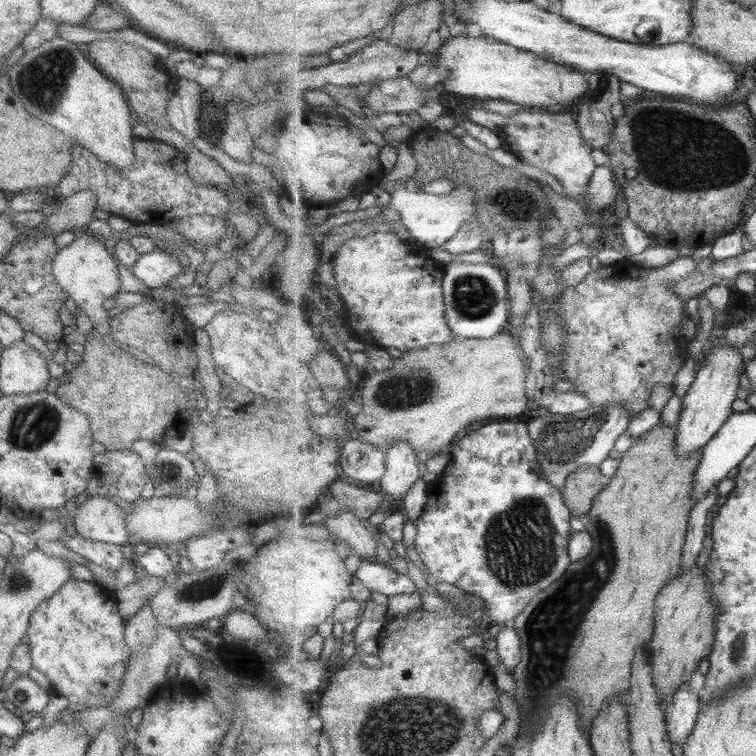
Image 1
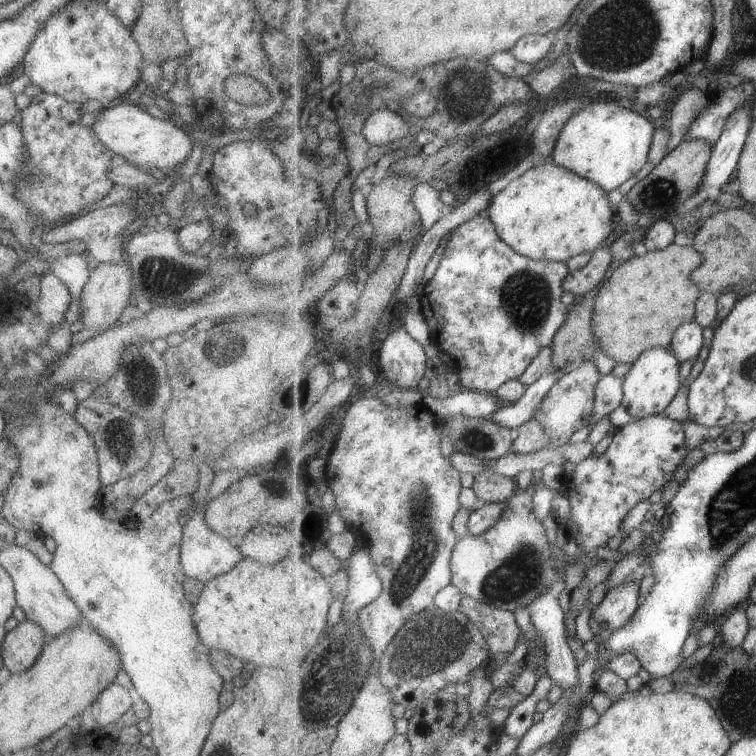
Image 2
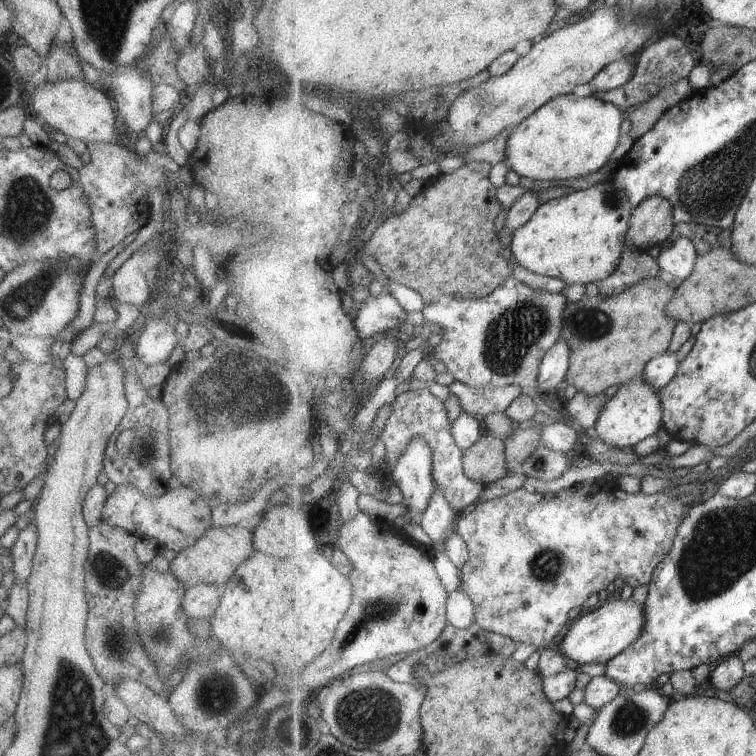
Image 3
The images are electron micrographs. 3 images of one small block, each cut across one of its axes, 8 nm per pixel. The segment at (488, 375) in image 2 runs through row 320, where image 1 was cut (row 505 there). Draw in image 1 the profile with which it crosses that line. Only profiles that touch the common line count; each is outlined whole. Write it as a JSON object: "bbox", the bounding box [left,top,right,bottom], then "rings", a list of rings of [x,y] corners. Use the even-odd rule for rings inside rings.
{"bbox":[414,421,573,624],"rings":[[[503,421],[483,425],[467,433],[461,439],[461,442],[457,442],[457,446],[452,446],[451,452],[452,461],[445,469],[445,472],[438,476],[435,482],[428,483],[429,502],[425,512],[417,520],[417,535],[414,541],[415,549],[420,555],[423,564],[427,567],[429,588],[437,582],[453,584],[464,592],[479,596],[485,602],[487,614],[491,618],[491,624],[507,624],[509,620],[513,620],[513,618],[517,618],[519,614],[522,614],[525,607],[531,603],[531,600],[543,593],[543,590],[549,588],[555,581],[558,581],[572,565],[573,562],[568,550],[568,544],[573,533],[570,507],[566,505],[561,489],[553,486],[546,474],[542,474],[542,470],[538,468],[538,447],[534,445],[534,441],[530,437],[528,423]]]}

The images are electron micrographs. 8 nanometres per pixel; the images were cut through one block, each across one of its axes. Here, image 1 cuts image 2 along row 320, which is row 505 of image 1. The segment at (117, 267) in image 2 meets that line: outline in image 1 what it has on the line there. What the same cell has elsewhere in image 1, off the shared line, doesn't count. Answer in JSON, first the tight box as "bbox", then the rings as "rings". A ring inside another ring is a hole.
{"bbox":[73,496,128,546],"rings":[[[88,496],[75,508],[73,528],[87,540],[128,546],[123,517],[123,510],[107,496]]]}

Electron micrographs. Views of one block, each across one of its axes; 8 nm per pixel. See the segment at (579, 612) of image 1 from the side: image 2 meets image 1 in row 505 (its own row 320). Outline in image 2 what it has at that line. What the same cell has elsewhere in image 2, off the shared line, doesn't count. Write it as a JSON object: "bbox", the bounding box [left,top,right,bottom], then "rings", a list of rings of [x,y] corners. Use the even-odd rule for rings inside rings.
{"bbox":[593,243,703,365],"rings":[[[673,243],[669,248],[637,256],[614,270],[612,277],[599,288],[595,296],[593,332],[600,350],[612,358],[616,365],[633,364],[647,349],[671,347],[678,328],[694,320],[702,290],[691,280],[691,276],[703,264],[703,256],[691,246],[681,247]]]}

